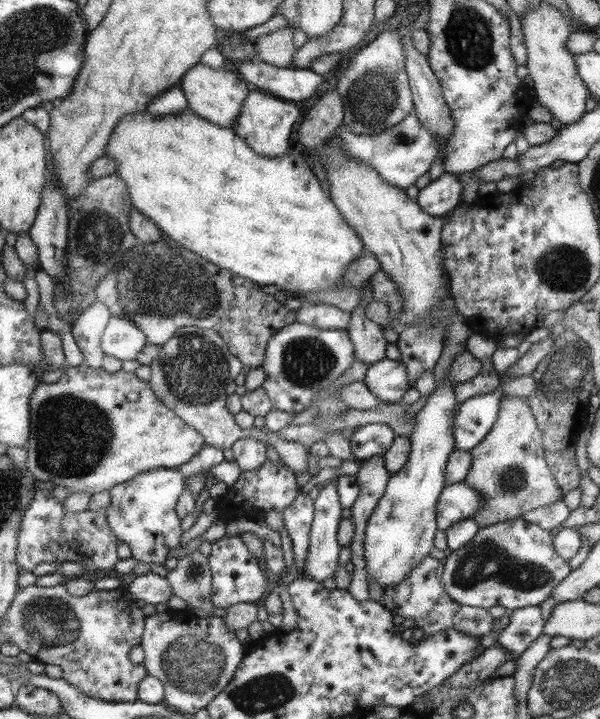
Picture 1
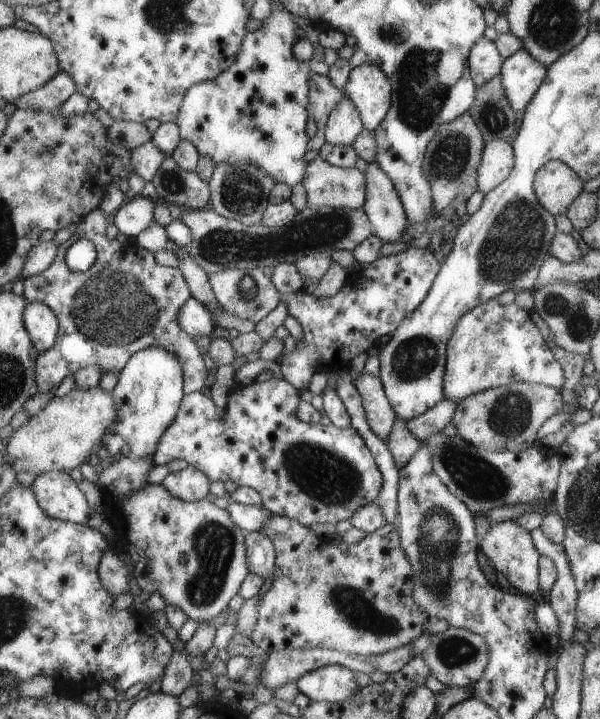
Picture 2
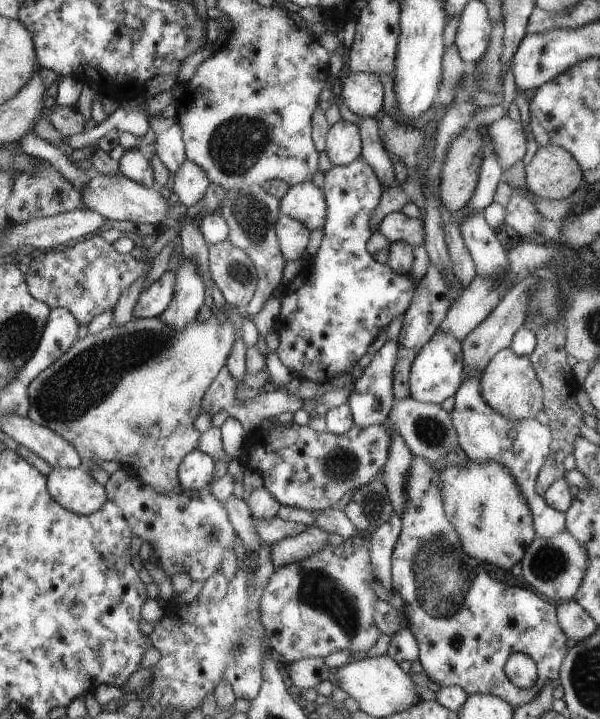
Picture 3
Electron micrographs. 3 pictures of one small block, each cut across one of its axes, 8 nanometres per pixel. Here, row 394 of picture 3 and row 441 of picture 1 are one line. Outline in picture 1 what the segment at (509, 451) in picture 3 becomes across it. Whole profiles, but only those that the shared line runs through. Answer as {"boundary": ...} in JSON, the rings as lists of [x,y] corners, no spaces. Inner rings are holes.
{"boundary":[[[494,394],[467,398],[453,421],[453,447],[457,451],[471,451],[478,446],[497,421],[499,400]]]}

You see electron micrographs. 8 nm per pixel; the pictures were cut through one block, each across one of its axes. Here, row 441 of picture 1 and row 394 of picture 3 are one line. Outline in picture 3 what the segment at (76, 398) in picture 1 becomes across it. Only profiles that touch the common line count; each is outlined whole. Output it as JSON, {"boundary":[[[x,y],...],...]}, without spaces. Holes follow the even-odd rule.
{"boundary":[[[218,311],[211,312],[206,320],[202,322],[192,321],[186,325],[185,329],[176,330],[169,327],[162,319],[158,317],[132,317],[123,325],[113,325],[112,323],[97,334],[87,334],[83,338],[74,342],[59,358],[58,362],[51,364],[30,386],[29,395],[31,400],[31,411],[29,417],[37,424],[48,427],[61,435],[65,441],[68,441],[75,450],[78,451],[79,459],[82,460],[82,467],[85,470],[93,470],[104,461],[114,461],[118,466],[136,472],[135,477],[145,483],[146,486],[153,487],[155,491],[162,492],[163,495],[180,494],[183,488],[178,480],[178,467],[183,458],[191,453],[198,446],[200,433],[193,427],[195,418],[200,414],[201,401],[206,394],[207,388],[217,377],[219,370],[226,365],[227,358],[230,357],[231,350],[237,341],[241,340],[241,330],[235,328],[235,325],[229,320],[223,318]]]}

